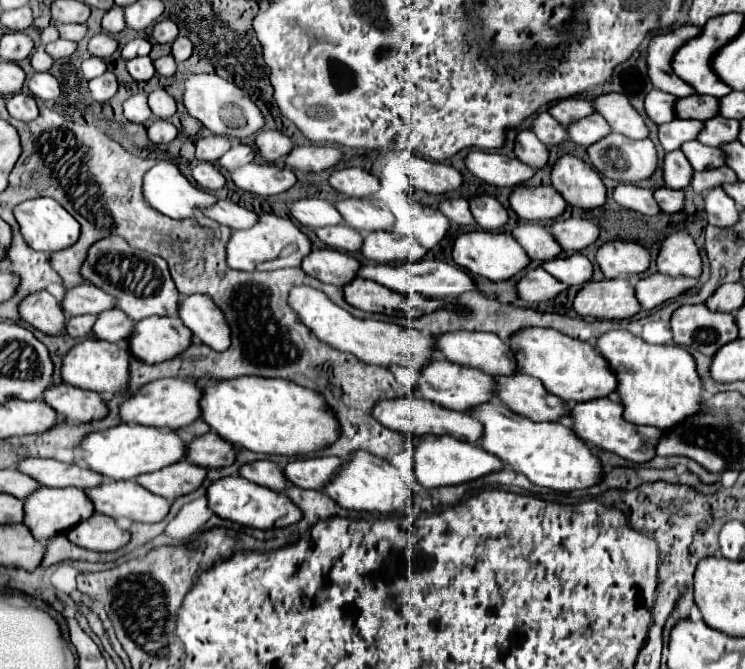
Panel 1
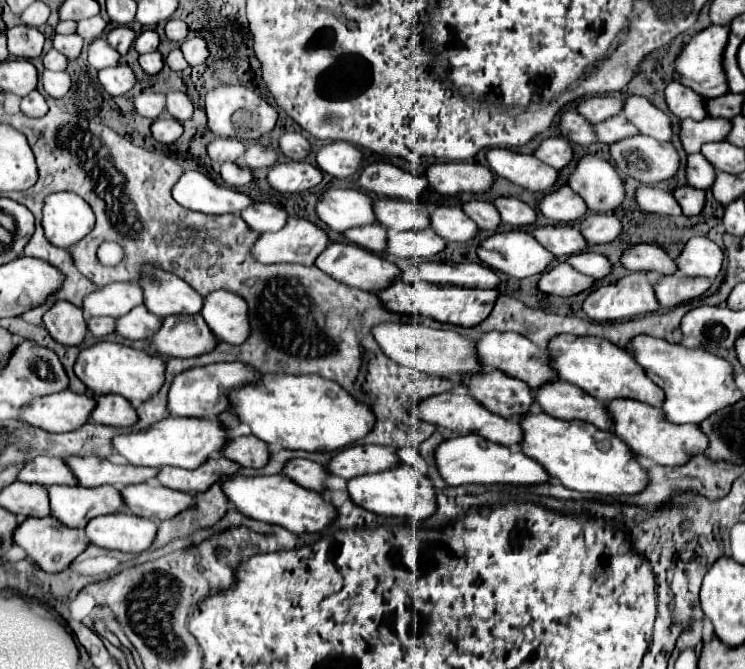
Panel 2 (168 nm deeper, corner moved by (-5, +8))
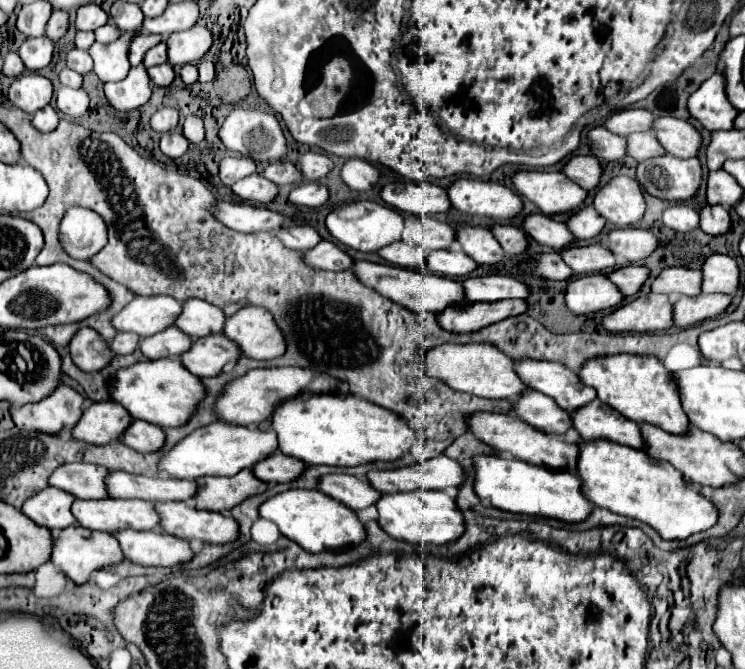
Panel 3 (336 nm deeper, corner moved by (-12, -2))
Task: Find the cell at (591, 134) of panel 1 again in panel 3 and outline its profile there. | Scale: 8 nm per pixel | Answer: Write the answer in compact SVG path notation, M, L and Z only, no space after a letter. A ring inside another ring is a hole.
M636 132L634 136L628 136L628 156L636 158L638 162L664 156L666 150L654 136L654 132Z

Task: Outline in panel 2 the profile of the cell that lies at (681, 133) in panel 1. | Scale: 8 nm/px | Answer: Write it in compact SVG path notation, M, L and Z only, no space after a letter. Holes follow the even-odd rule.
M703 118L703 120L681 120L679 138L683 144L683 150L687 154L699 152L701 144L705 142L719 142L725 140L725 134L729 132L729 120L725 118Z

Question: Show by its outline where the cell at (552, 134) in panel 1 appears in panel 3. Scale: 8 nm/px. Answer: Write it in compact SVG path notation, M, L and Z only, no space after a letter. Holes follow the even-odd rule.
M596 126L588 132L590 148L600 160L620 160L626 156L626 138L612 134L604 126Z

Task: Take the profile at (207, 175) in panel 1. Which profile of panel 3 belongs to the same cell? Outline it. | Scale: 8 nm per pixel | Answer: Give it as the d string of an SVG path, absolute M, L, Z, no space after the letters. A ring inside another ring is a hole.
M252 174L242 180L238 180L232 186L232 192L242 198L244 202L256 202L256 204L268 204L276 198L278 186L266 180L262 174Z

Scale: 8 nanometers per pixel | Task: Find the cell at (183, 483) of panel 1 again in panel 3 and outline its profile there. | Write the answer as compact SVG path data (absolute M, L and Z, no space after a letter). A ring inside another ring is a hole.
M242 470L236 476L228 478L204 476L196 482L198 482L198 494L194 498L196 508L216 510L220 514L228 514L234 506L238 506L246 498L266 492L266 484L258 480L252 470Z

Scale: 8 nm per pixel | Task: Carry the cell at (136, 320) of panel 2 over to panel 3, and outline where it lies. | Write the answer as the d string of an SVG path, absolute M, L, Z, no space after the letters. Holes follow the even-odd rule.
M172 326L166 328L164 332L158 332L154 336L142 338L140 350L146 358L156 360L156 358L174 358L182 356L192 348L192 340L188 334L184 334L180 328Z

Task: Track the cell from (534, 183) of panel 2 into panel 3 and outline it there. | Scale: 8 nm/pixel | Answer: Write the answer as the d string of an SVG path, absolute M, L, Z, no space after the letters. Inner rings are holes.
M522 170L512 176L516 190L534 202L544 214L568 214L580 208L588 196L564 172Z

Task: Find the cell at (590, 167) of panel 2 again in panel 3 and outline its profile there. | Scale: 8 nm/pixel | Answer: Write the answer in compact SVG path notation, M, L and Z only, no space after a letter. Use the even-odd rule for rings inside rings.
M616 176L598 190L594 208L616 228L626 228L642 220L646 202L640 184L634 178Z

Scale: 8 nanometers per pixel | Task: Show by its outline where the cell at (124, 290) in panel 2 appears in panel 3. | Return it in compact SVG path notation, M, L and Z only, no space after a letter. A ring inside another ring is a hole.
M136 296L114 320L120 332L134 332L142 338L174 326L182 304L172 296Z

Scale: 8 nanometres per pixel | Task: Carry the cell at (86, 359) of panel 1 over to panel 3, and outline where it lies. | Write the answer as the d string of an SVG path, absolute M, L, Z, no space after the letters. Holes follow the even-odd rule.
M160 358L138 362L116 374L112 400L122 404L134 418L146 420L160 426L162 430L184 426L194 414L198 404L204 400L206 388L198 376L186 370L180 358Z

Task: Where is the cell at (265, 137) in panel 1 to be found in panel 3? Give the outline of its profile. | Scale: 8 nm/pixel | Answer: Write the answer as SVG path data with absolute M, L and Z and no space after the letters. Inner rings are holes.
M306 152L304 156L300 156L298 168L300 168L300 172L304 174L306 180L312 180L314 182L314 180L324 178L334 168L334 162L326 154Z

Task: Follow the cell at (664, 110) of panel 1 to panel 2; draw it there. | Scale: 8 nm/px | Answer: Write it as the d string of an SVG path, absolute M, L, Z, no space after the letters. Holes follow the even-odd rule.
M671 82L665 88L665 102L667 102L669 110L679 118L701 120L707 116L705 114L705 98L695 94L691 88L687 88L679 82Z

